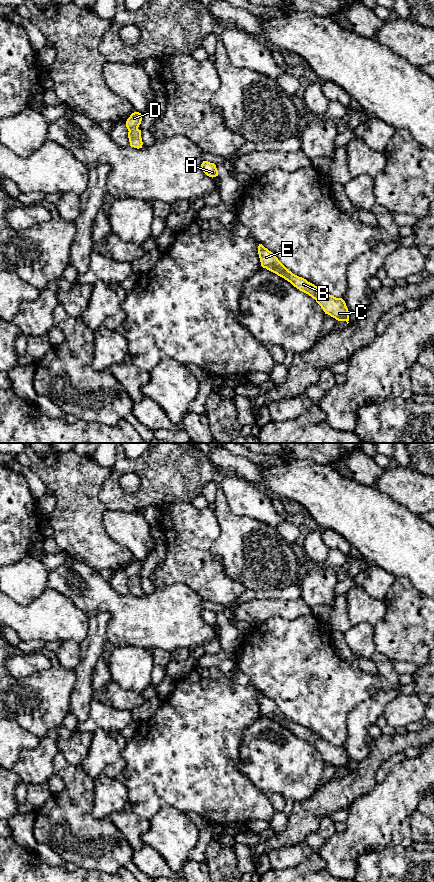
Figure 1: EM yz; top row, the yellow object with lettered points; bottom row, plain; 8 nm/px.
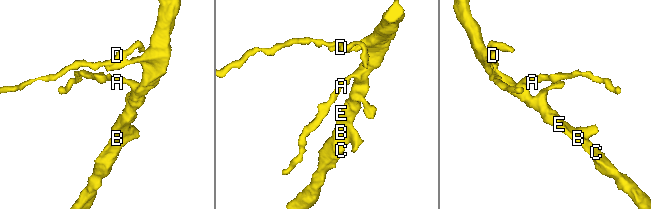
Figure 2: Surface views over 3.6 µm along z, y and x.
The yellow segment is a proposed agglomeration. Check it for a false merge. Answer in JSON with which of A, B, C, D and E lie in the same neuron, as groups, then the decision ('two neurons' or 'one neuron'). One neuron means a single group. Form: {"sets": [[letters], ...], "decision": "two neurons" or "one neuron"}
{"sets": [["A", "B", "C", "E"], ["D"]], "decision": "two neurons"}

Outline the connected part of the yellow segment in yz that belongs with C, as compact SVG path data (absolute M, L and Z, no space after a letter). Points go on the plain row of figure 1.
M259 692L258 694L258 702L263 716L284 726L294 735L311 744L321 754L325 762L330 763L338 769L346 769L347 772L349 771L350 761L342 746L336 746L325 739L322 739L306 727L293 722L262 692Z

